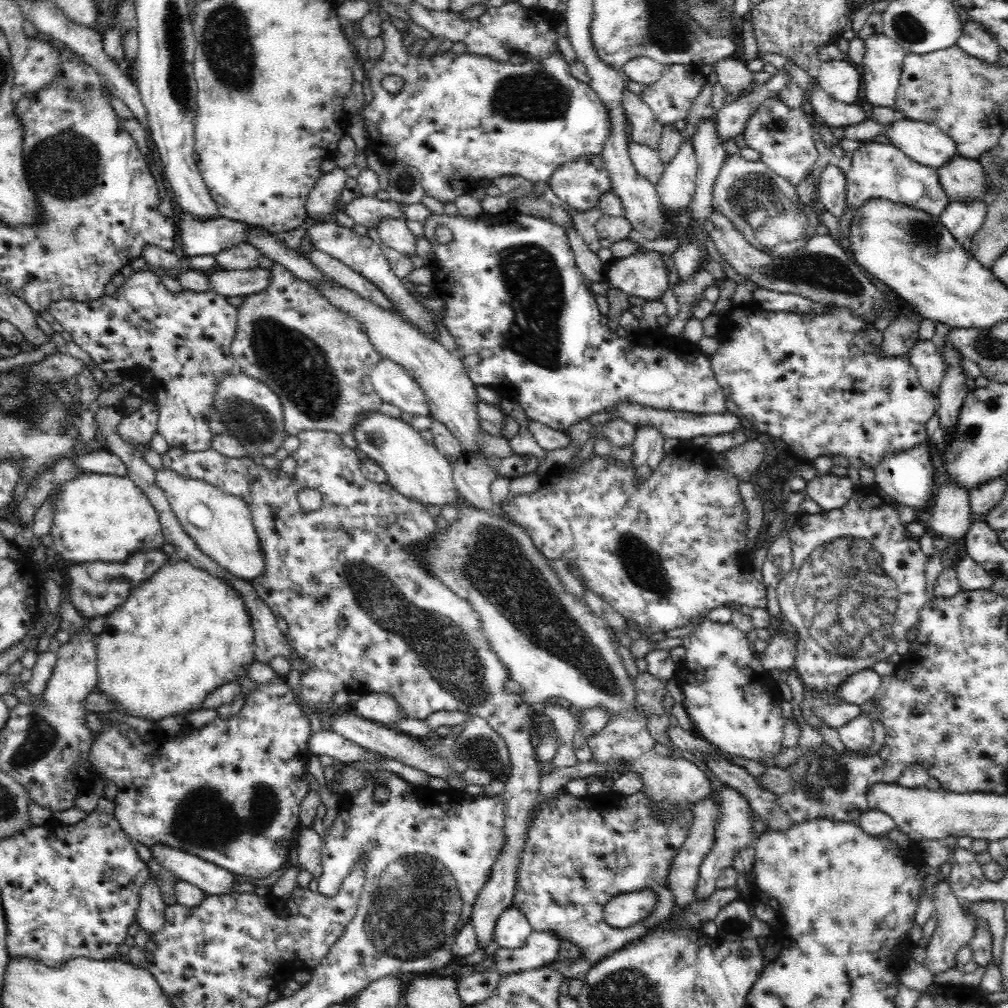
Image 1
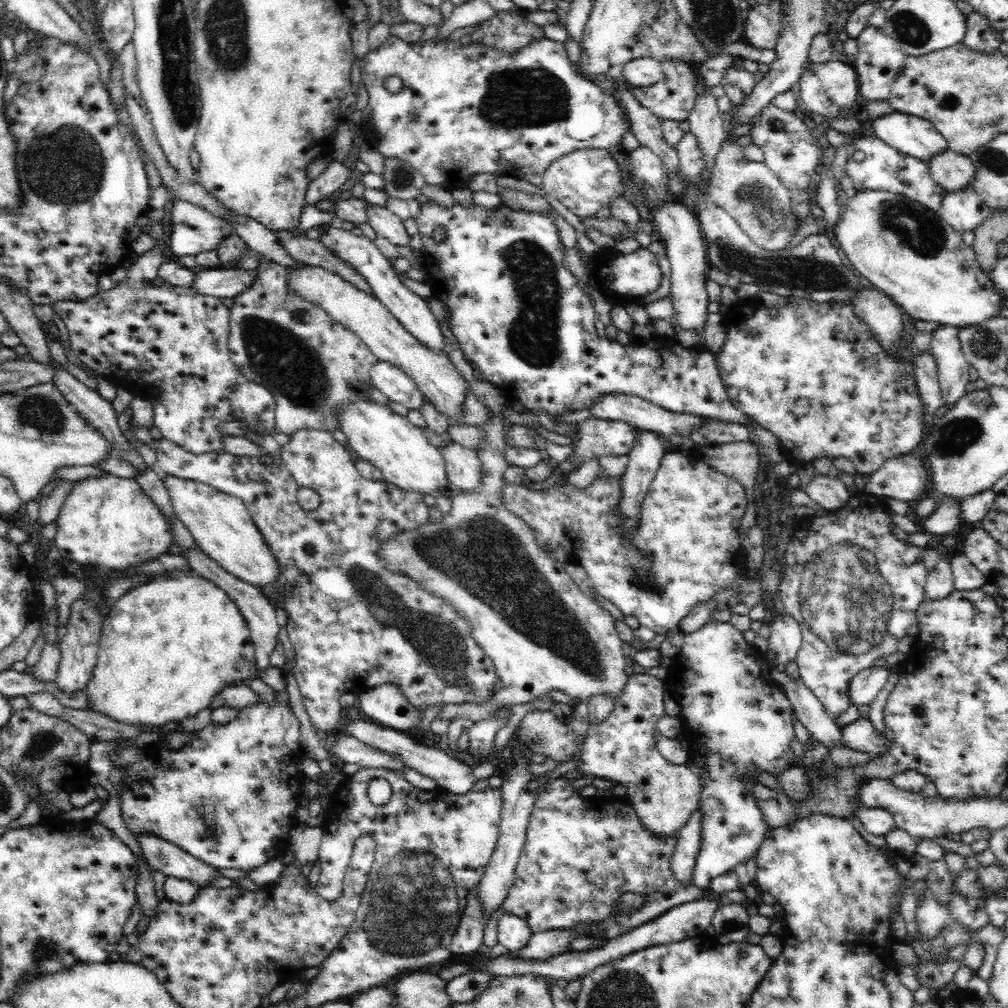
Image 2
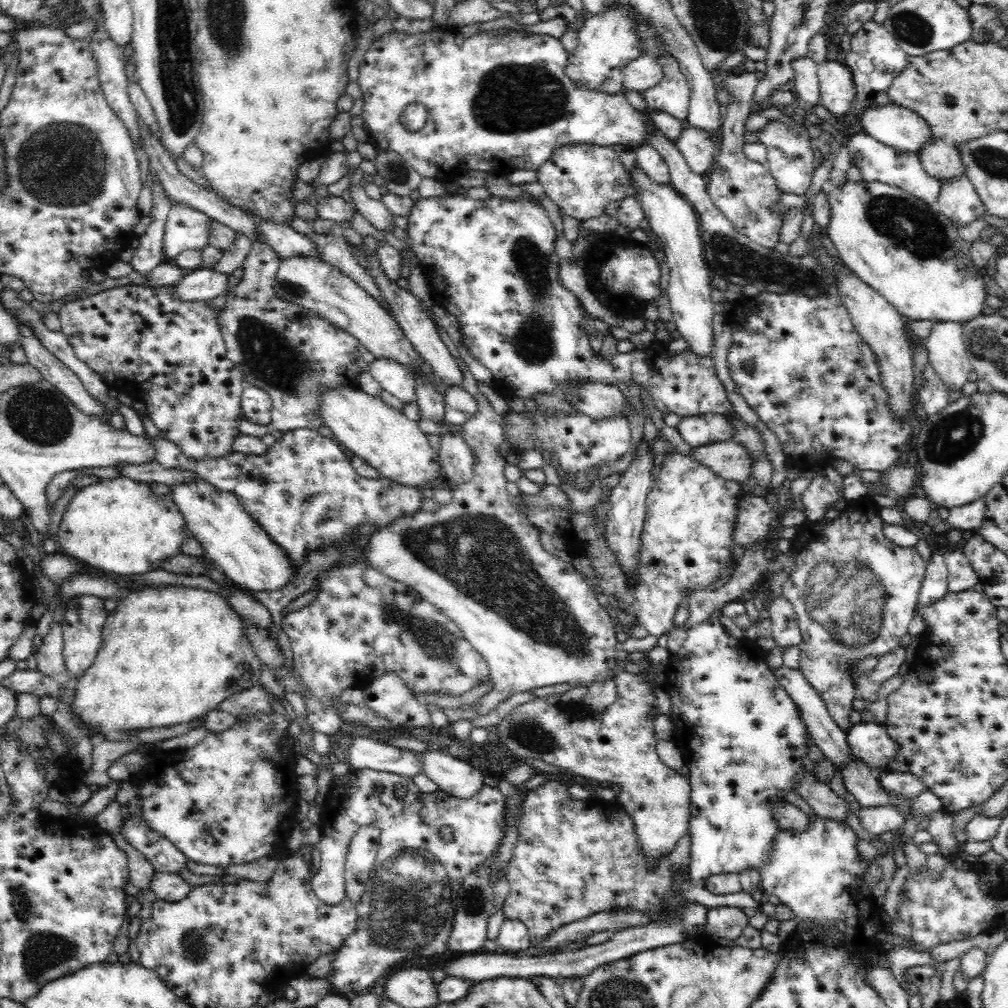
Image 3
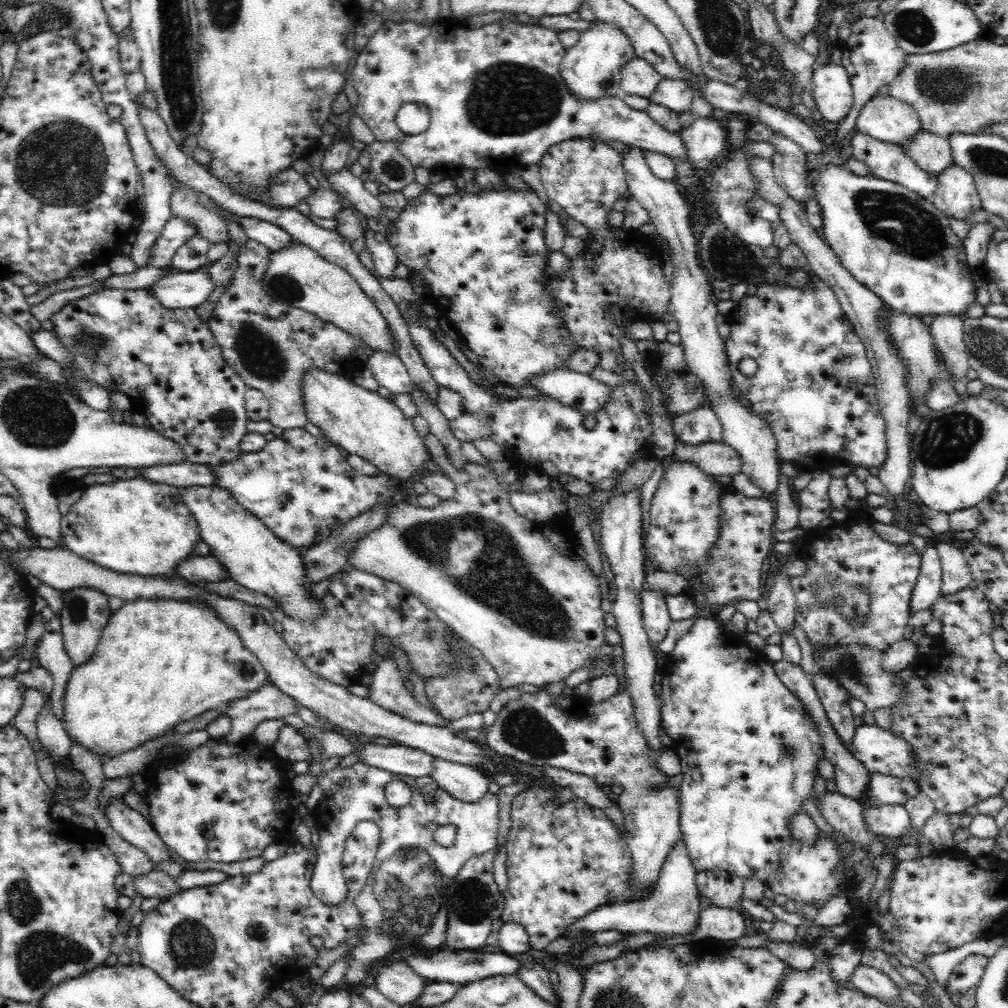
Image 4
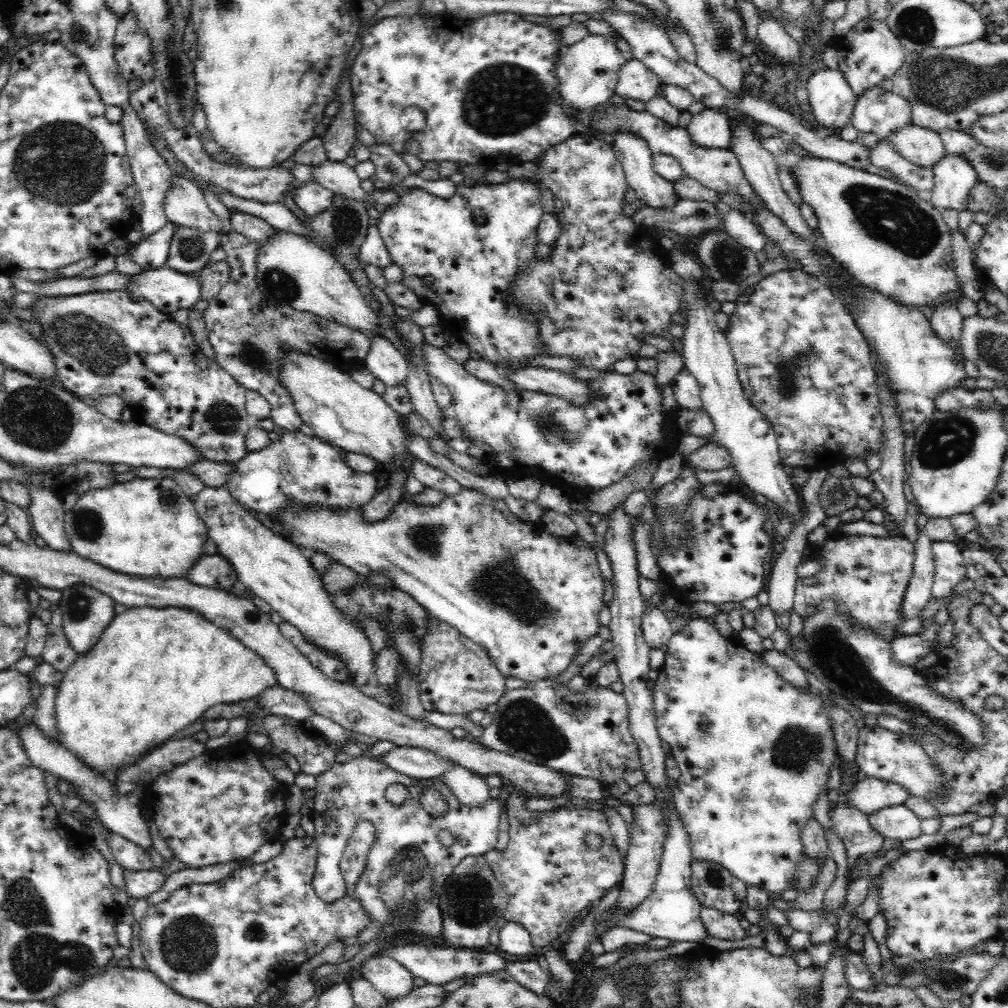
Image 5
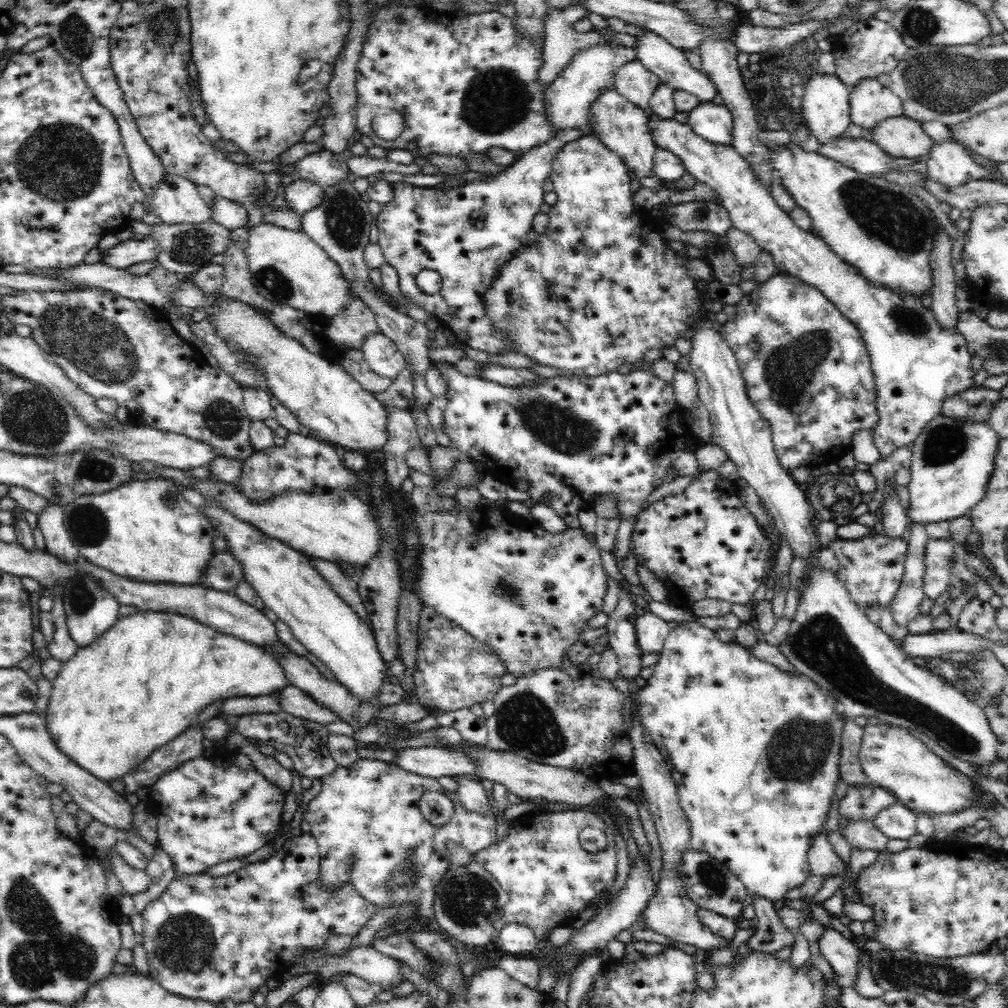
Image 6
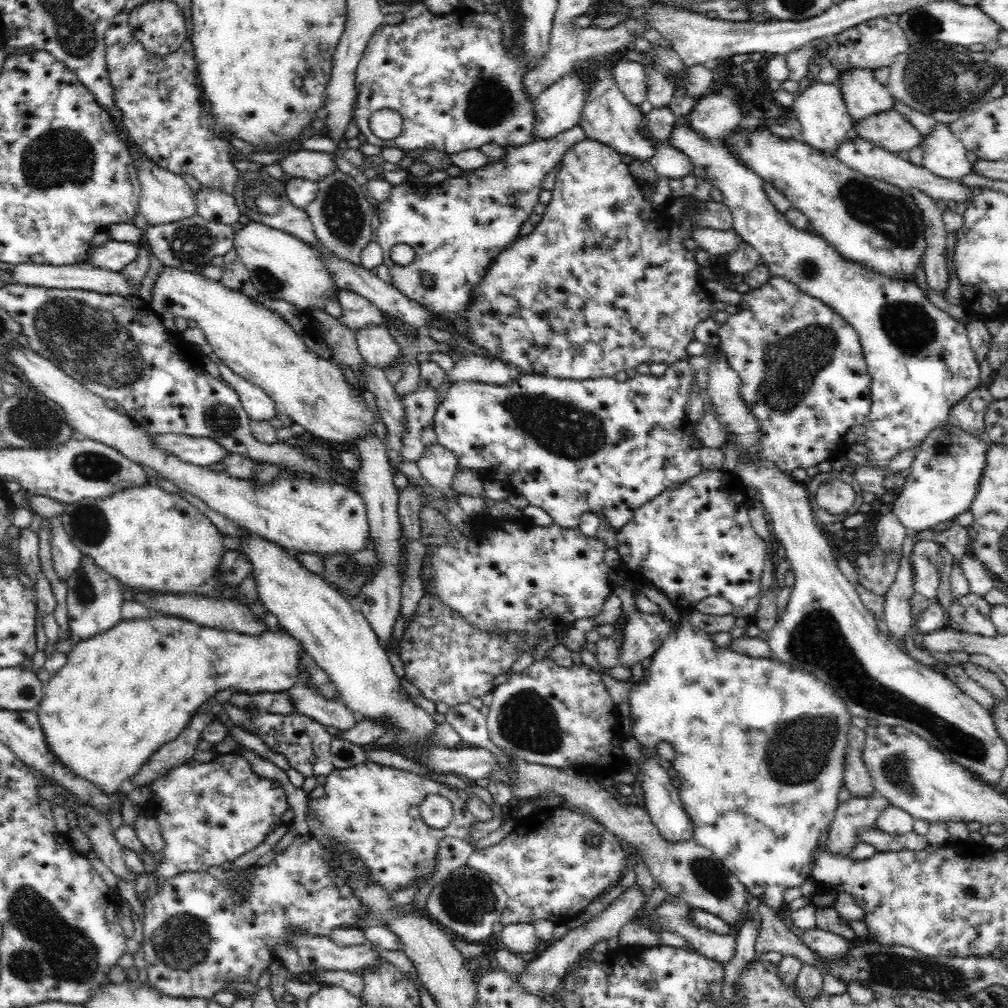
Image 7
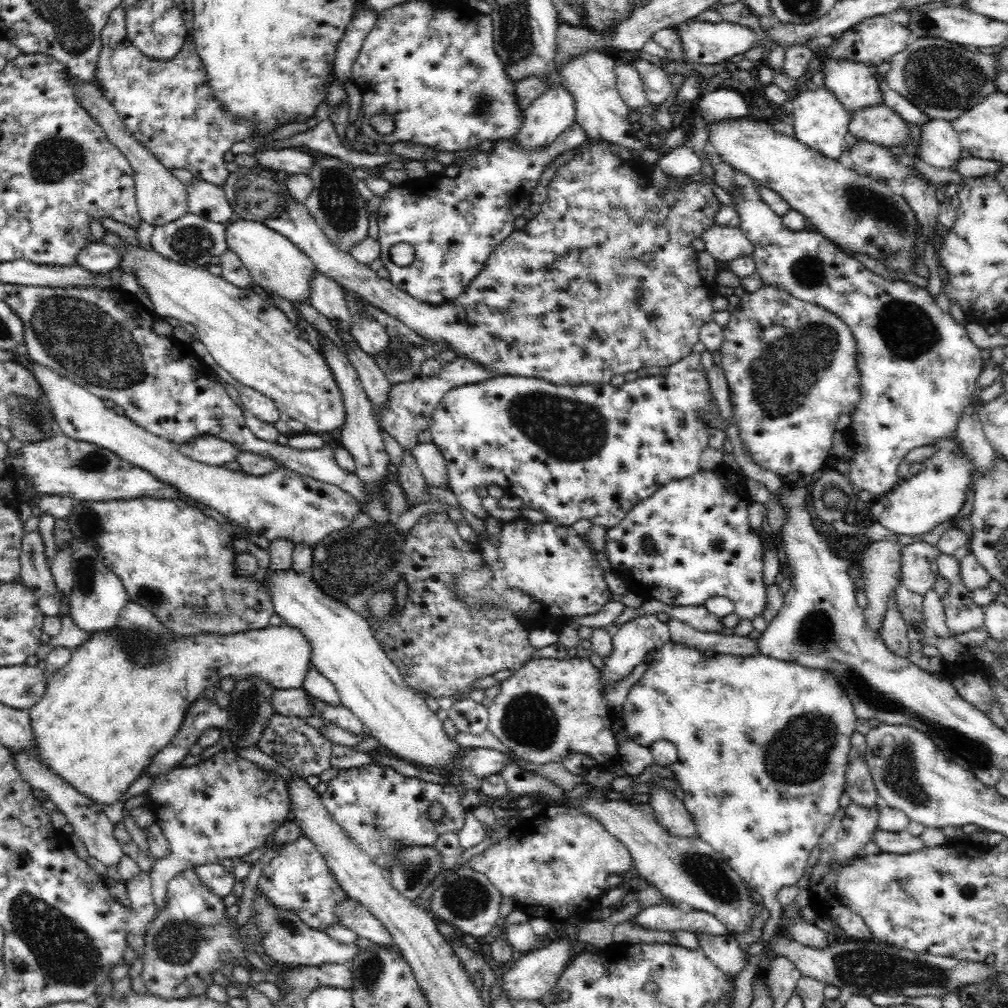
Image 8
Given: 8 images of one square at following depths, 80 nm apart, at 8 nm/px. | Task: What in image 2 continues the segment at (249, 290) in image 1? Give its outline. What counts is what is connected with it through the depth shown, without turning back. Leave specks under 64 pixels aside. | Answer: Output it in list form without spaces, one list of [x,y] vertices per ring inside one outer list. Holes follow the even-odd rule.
[[[201,268],[194,272],[190,284],[192,293],[216,298],[234,298],[244,286],[253,281],[253,272],[246,270],[222,270],[220,268]]]

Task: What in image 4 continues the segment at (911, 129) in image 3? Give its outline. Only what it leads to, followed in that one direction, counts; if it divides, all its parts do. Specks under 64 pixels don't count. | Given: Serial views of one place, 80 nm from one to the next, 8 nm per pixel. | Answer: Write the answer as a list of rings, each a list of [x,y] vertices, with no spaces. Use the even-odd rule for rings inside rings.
[[[872,94],[860,106],[855,124],[854,132],[896,145],[908,143],[921,130],[916,110],[890,94]]]

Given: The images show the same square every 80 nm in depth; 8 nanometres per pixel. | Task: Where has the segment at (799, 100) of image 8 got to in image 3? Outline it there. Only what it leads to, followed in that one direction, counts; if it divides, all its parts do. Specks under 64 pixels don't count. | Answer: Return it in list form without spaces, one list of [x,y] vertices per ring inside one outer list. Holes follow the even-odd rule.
[[[824,61],[817,66],[820,85],[820,105],[835,118],[848,114],[856,89],[851,71],[838,61]]]

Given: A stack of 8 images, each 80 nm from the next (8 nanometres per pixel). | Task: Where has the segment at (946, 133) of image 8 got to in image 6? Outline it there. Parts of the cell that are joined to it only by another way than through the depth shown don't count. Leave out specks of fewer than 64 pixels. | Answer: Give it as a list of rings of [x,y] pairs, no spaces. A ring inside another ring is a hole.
[[[954,138],[945,141],[944,143],[935,143],[932,151],[924,158],[926,163],[927,174],[932,180],[943,184],[943,186],[962,186],[971,180],[981,178],[990,179],[990,170],[987,170],[981,165],[980,160],[974,159],[962,144],[954,142]]]

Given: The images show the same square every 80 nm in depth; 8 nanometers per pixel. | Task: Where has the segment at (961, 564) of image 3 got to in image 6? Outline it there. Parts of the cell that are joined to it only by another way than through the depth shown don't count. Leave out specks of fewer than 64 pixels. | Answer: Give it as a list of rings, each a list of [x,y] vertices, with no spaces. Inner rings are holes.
[[[946,539],[933,540],[926,542],[924,554],[924,596],[934,600],[938,598],[950,580],[950,566],[948,562],[954,559],[954,548],[951,542]]]

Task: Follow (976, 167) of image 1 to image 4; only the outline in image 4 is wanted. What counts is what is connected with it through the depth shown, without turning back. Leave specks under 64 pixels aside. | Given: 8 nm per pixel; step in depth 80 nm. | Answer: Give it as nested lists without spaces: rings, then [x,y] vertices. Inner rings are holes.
[[[922,128],[908,143],[900,146],[922,170],[930,174],[940,174],[953,162],[947,138]]]

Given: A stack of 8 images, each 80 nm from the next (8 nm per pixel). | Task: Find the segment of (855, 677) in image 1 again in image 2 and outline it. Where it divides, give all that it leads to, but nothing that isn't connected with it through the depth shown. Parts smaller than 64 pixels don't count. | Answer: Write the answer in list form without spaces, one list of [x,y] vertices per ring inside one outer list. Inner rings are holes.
[[[870,666],[864,668],[849,680],[849,697],[851,704],[870,704],[882,690],[888,676],[892,673],[890,666]]]

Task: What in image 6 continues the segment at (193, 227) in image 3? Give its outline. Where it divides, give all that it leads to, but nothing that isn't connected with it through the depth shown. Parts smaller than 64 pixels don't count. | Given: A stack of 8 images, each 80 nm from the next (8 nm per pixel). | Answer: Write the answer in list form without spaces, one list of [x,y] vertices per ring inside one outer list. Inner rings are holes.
[[[145,237],[144,240],[130,239],[118,241],[115,245],[101,250],[98,262],[110,268],[125,270],[138,262],[156,262],[156,254],[158,247],[150,237]]]

